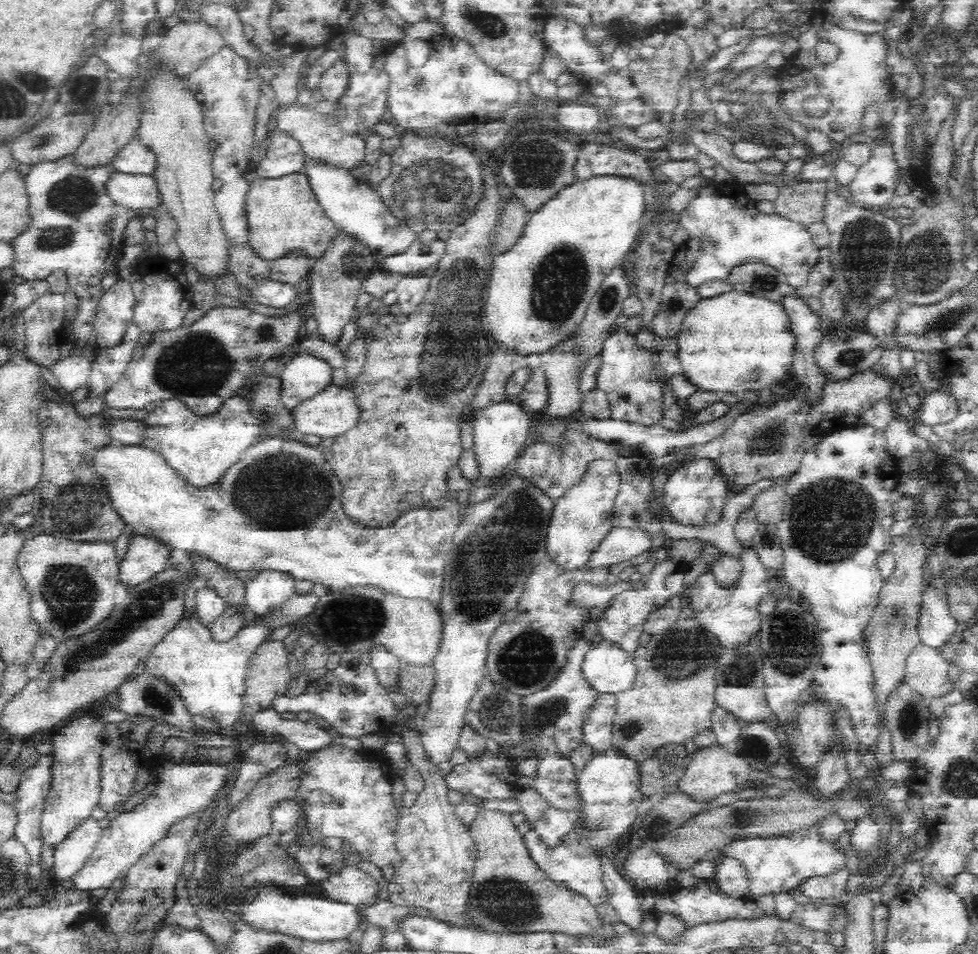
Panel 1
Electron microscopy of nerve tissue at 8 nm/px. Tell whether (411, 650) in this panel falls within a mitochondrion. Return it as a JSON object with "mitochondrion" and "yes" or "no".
{"mitochondrion":"no"}

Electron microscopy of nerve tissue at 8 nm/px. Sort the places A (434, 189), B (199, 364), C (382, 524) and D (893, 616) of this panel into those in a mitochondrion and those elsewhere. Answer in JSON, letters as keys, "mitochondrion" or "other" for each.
{"A":"mitochondrion","B":"mitochondrion","C":"other","D":"mitochondrion"}

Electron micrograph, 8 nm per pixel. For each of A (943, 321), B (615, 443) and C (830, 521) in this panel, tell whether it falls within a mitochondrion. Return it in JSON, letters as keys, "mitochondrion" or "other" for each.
{"A":"mitochondrion","B":"other","C":"mitochondrion"}

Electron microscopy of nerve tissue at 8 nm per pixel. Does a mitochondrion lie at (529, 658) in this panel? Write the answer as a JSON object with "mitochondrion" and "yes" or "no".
{"mitochondrion":"yes"}

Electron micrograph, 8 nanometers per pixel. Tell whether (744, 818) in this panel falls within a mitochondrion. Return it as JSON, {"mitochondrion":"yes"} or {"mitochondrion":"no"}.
{"mitochondrion":"yes"}

